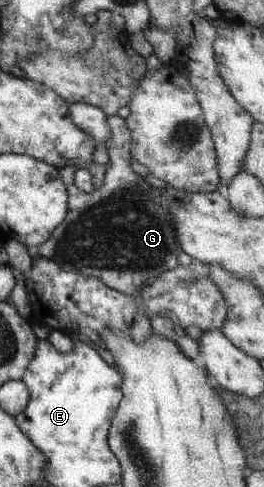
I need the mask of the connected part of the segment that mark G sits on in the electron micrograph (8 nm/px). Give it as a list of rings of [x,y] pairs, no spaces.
[[[107,115],[112,137],[107,146],[110,166],[102,185],[92,192],[68,184],[68,213],[54,229],[52,236],[37,247],[30,247],[31,256],[42,256],[56,262],[62,270],[94,276],[132,299],[140,296],[142,284],[154,280],[162,272],[178,266],[180,245],[176,241],[174,217],[160,193],[160,187],[150,186],[130,165],[131,131],[125,119]]]

